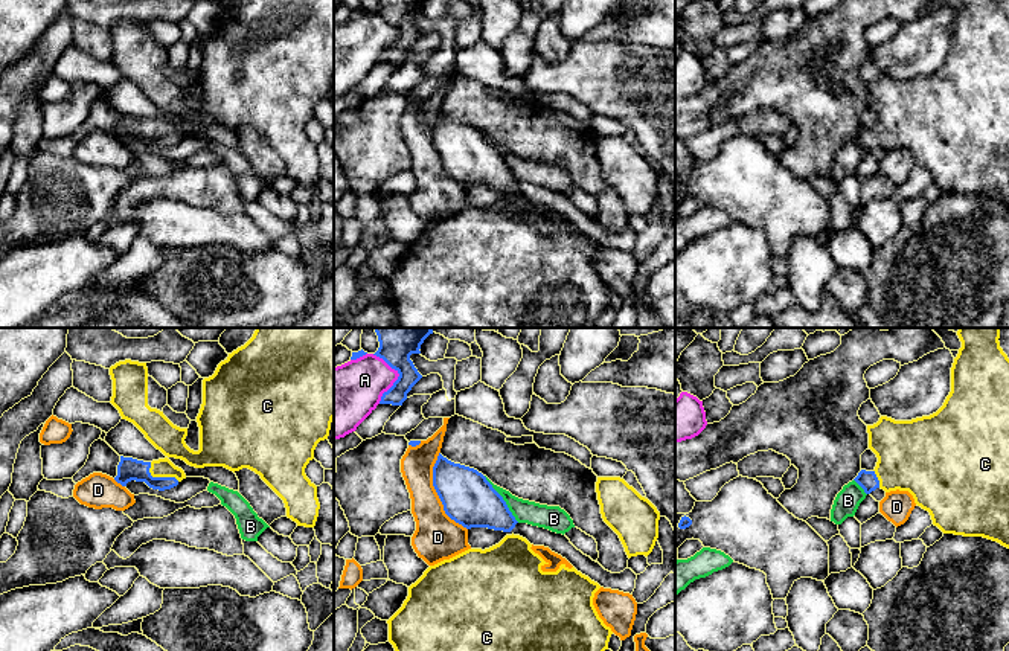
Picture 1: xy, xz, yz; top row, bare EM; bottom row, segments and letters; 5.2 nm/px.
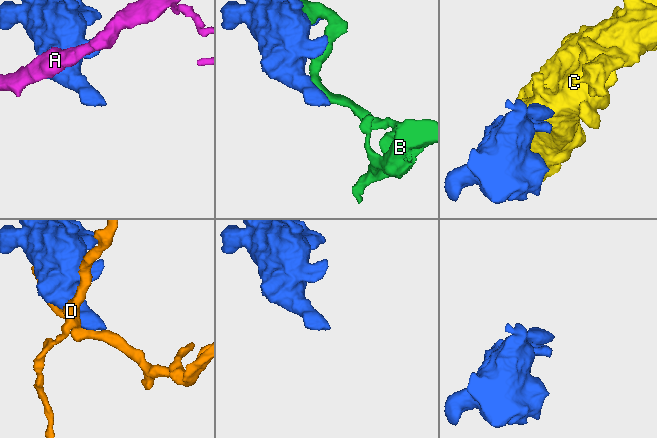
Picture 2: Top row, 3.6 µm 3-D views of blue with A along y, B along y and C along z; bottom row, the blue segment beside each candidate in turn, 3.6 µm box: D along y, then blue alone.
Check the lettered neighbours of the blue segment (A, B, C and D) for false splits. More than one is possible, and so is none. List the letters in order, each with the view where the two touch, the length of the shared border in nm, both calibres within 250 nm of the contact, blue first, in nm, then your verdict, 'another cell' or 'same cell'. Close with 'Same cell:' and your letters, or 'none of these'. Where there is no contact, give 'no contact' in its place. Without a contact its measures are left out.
A: xz | 260 nm | 140/280 nm | another cell
B: xz | 320 nm | 280/120 nm | another cell
C: xy | 190 nm | 120/160 nm | same cell
D: xz | 440 nm | 280/240 nm | another cell
Same cell: C

